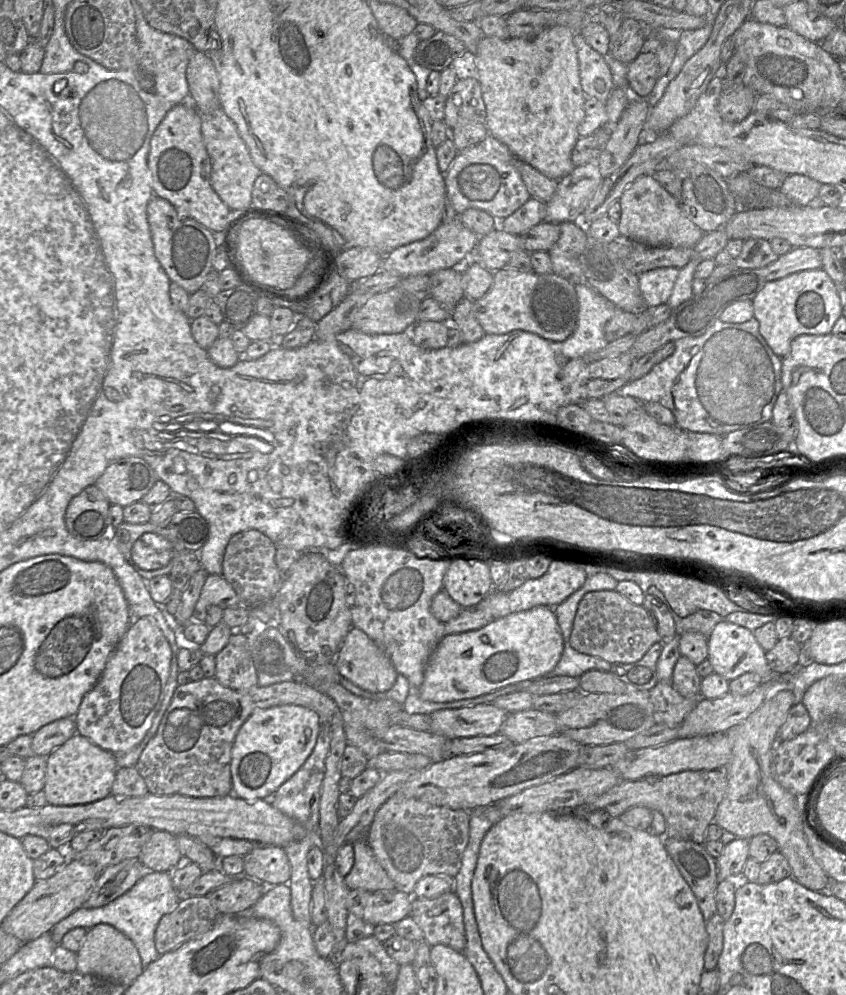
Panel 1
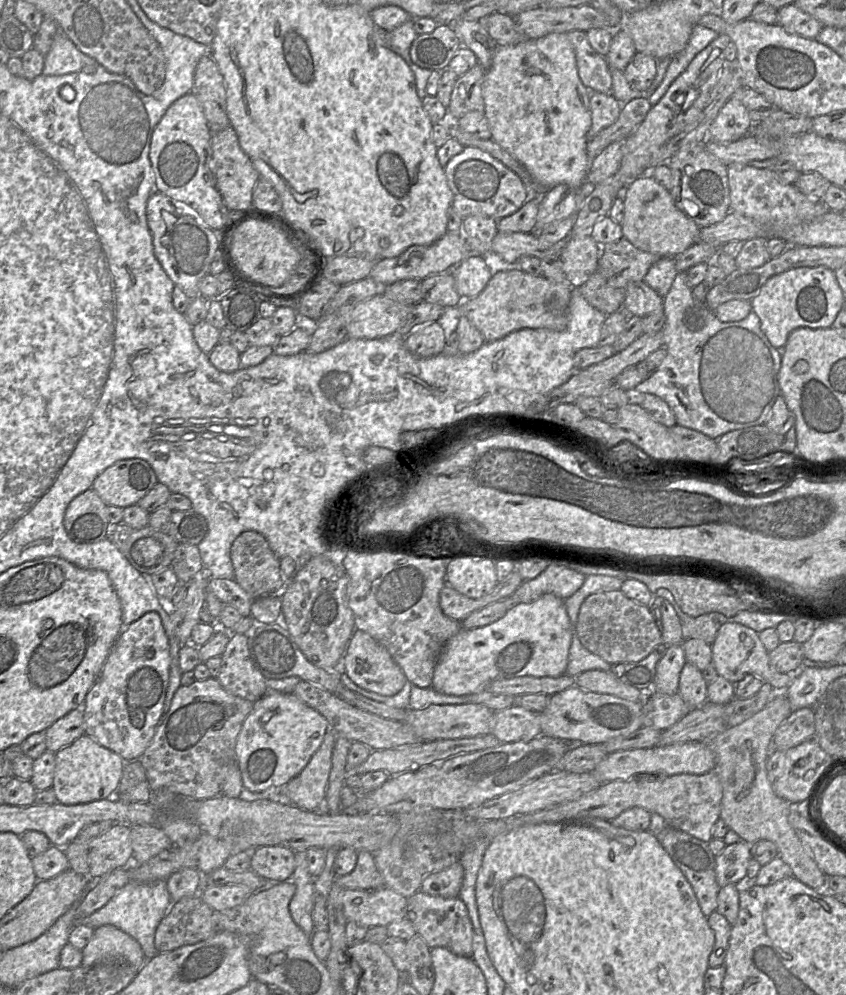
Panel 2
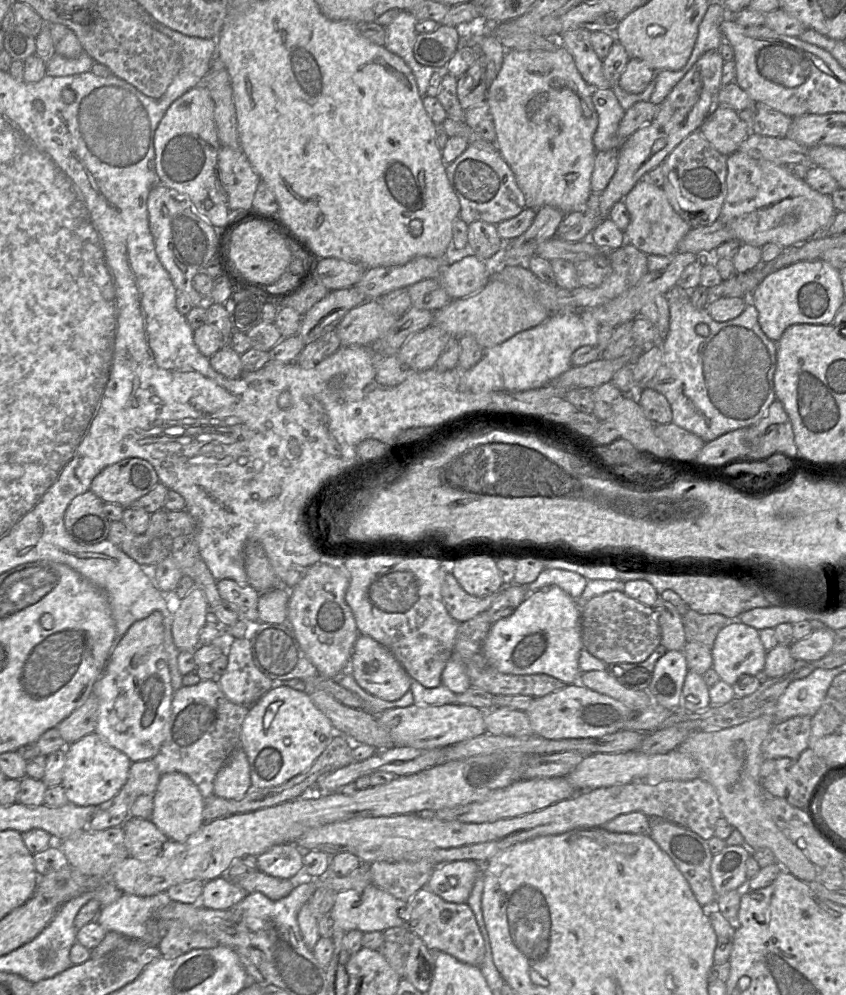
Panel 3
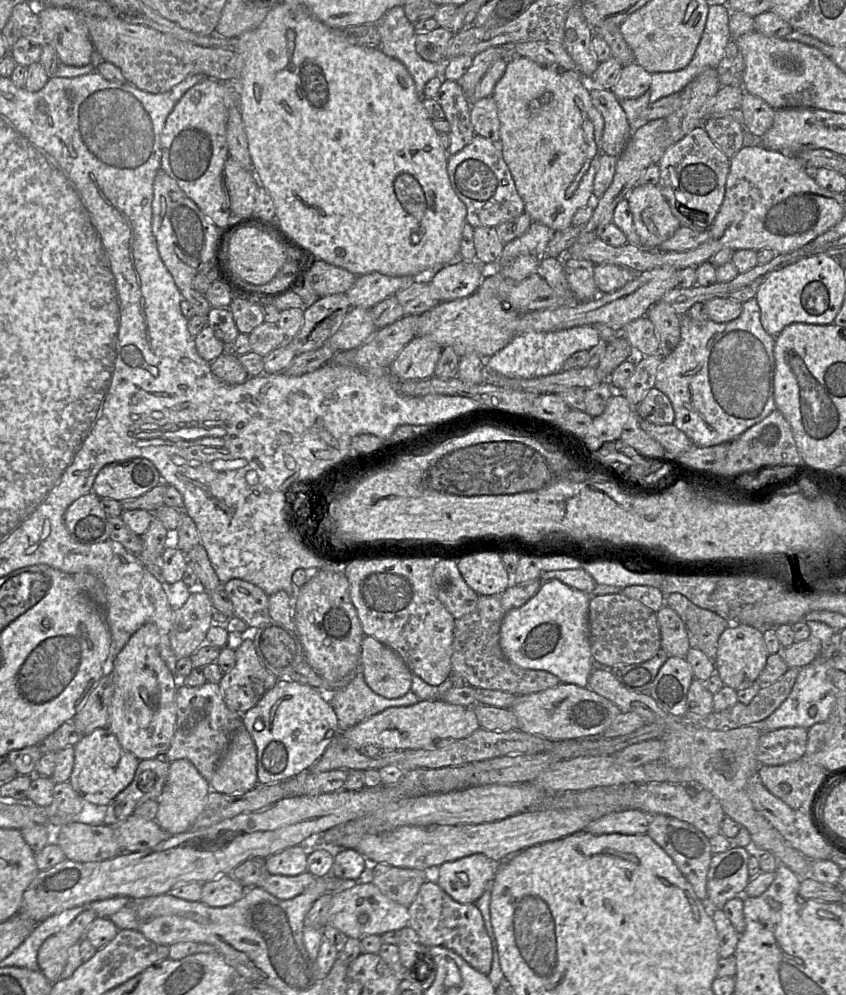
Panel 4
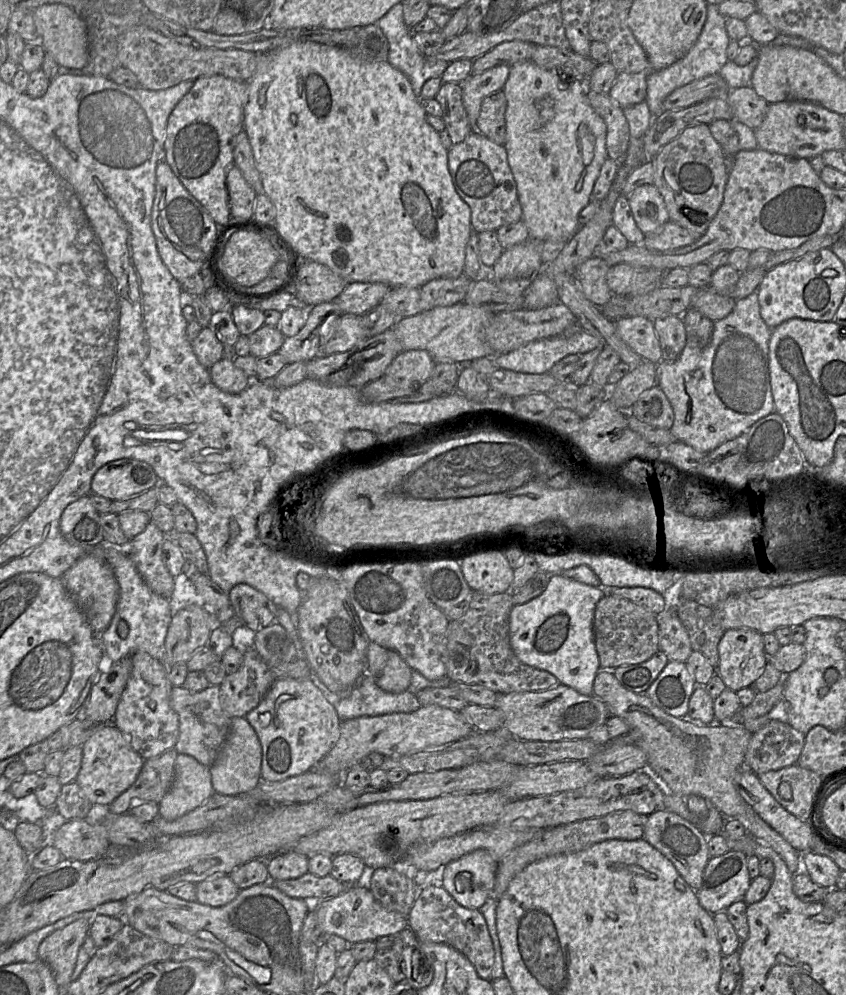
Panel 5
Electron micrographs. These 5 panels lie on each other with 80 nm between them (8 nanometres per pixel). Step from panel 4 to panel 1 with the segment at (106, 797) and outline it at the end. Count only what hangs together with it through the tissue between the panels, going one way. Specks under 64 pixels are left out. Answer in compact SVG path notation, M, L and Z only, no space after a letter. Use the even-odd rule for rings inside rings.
M78 733L47 756L43 792L47 804L68 806L87 804L111 795L118 764L115 754Z

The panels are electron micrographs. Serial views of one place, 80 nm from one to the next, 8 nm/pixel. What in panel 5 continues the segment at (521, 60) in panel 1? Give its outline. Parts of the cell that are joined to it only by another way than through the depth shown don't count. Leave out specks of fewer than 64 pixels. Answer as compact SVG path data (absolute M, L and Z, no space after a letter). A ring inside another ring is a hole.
M529 60L510 67L502 89L507 99L506 140L503 146L516 182L522 221L530 238L537 241L567 242L578 231L579 213L592 201L594 184L608 159L606 124L589 103L586 82L570 78L562 72L541 68Z

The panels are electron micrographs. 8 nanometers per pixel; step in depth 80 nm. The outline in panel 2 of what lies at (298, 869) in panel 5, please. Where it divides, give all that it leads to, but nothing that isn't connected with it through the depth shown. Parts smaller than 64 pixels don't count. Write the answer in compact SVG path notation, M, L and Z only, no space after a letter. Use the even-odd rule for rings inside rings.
M279 845L257 847L251 851L251 870L268 882L284 882L295 870L295 851Z

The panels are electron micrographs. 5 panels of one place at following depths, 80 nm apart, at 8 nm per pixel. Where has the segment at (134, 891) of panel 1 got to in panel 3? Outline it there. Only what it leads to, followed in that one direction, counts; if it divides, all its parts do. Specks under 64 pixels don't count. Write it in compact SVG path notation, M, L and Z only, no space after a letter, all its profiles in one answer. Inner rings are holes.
M166 892L153 896L123 894L114 903L103 907L96 921L107 931L148 944L147 921L158 908L171 902Z

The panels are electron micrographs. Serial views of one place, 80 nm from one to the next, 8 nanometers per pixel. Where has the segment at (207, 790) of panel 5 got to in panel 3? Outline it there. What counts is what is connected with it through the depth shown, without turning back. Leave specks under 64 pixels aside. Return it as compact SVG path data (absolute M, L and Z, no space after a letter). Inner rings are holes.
M181 772L161 775L153 794L153 812L150 819L168 839L183 842L204 824L205 799L195 783Z

